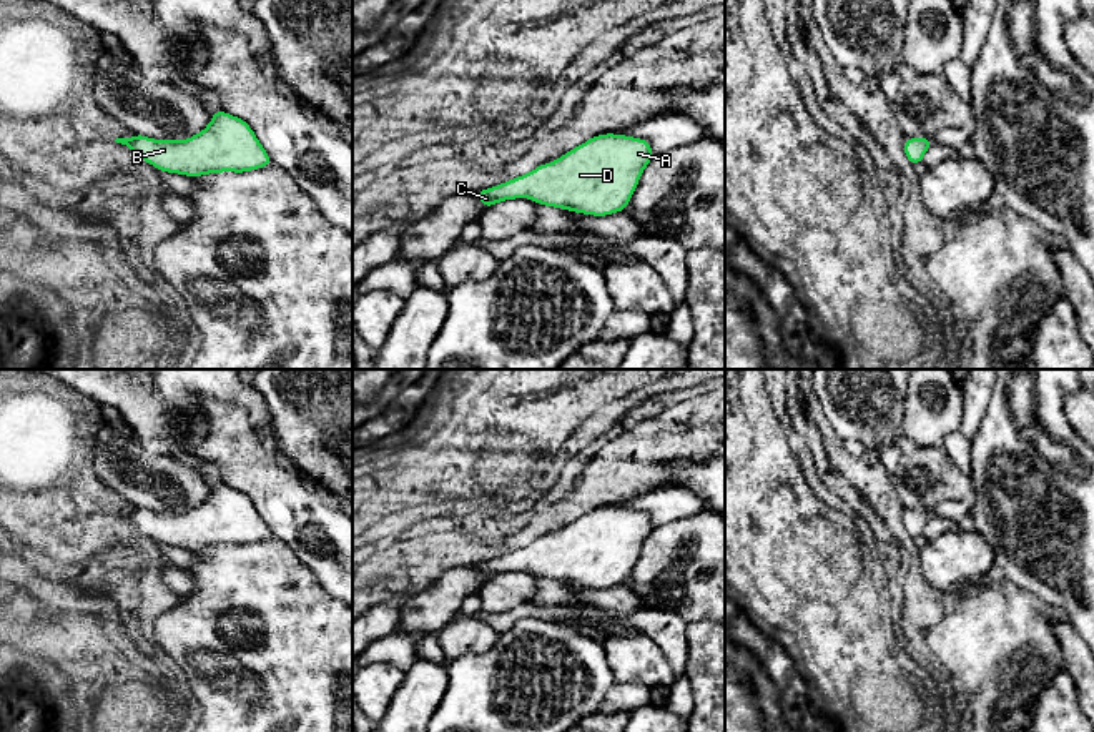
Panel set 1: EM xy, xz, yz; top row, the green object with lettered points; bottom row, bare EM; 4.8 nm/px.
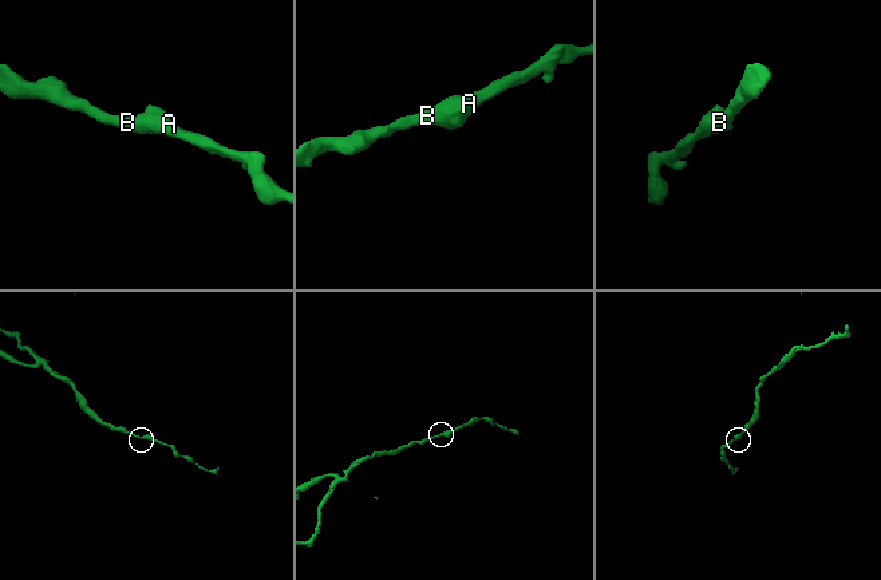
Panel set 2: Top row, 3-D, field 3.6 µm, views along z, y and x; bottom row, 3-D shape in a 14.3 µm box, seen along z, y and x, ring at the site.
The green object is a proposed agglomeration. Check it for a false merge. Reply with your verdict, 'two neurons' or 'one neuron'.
one neuron

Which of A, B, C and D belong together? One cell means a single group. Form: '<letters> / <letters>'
A B C D

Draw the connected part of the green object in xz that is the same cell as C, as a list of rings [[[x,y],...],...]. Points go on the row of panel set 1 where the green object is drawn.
[[[604,133],[530,173],[474,195],[484,208],[515,198],[574,213],[609,216],[627,208],[653,158],[650,141]]]

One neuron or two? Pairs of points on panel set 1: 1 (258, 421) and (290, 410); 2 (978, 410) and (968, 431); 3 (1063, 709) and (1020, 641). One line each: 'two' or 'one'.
1: two
2: one
3: two

